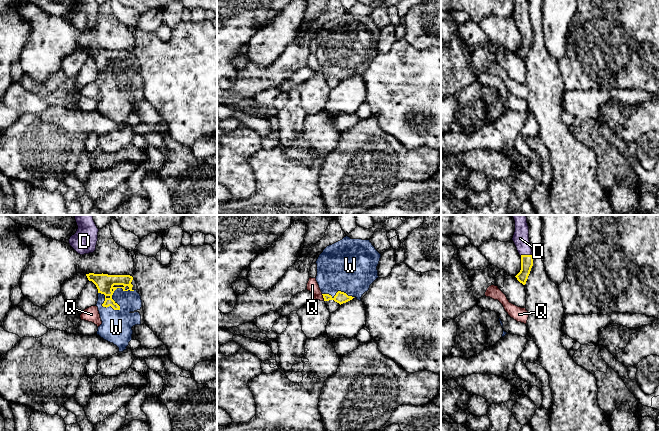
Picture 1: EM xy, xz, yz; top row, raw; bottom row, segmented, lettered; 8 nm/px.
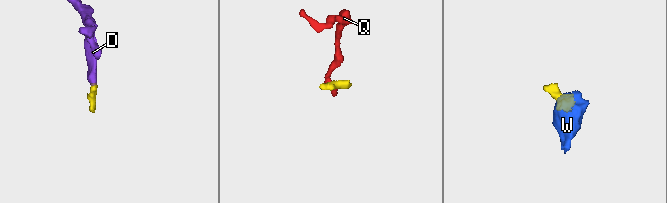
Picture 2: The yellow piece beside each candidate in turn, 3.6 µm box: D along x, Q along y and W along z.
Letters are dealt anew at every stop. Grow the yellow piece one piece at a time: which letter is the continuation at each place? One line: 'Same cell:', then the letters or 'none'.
Same cell: D, W

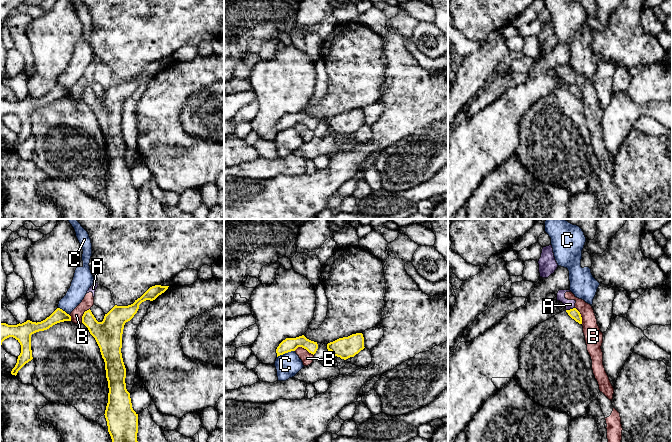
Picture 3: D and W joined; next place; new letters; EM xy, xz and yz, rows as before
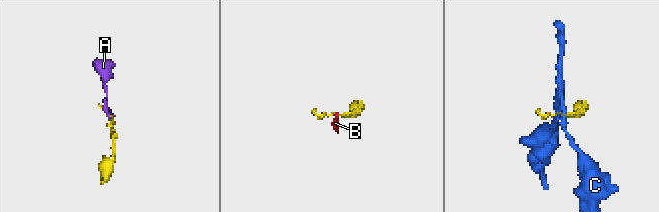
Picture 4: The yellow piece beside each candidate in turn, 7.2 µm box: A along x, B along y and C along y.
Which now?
Same cell: none

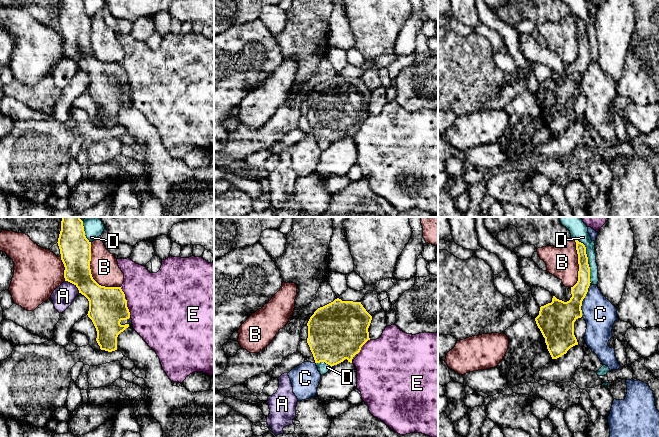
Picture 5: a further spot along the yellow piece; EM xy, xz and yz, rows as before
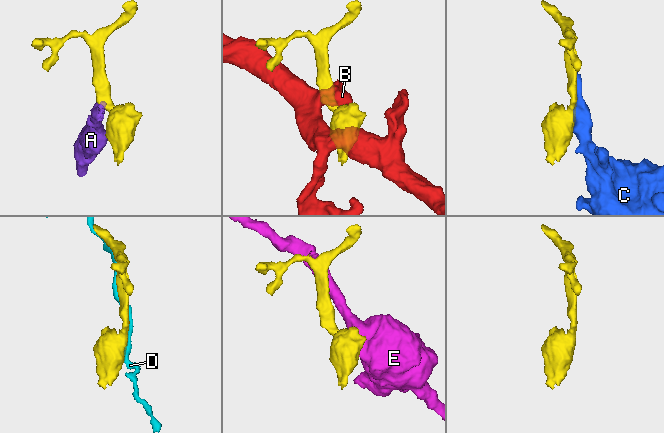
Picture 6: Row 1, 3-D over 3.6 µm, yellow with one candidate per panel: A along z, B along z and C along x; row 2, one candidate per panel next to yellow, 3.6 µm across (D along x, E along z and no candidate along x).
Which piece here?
Same cell: none

